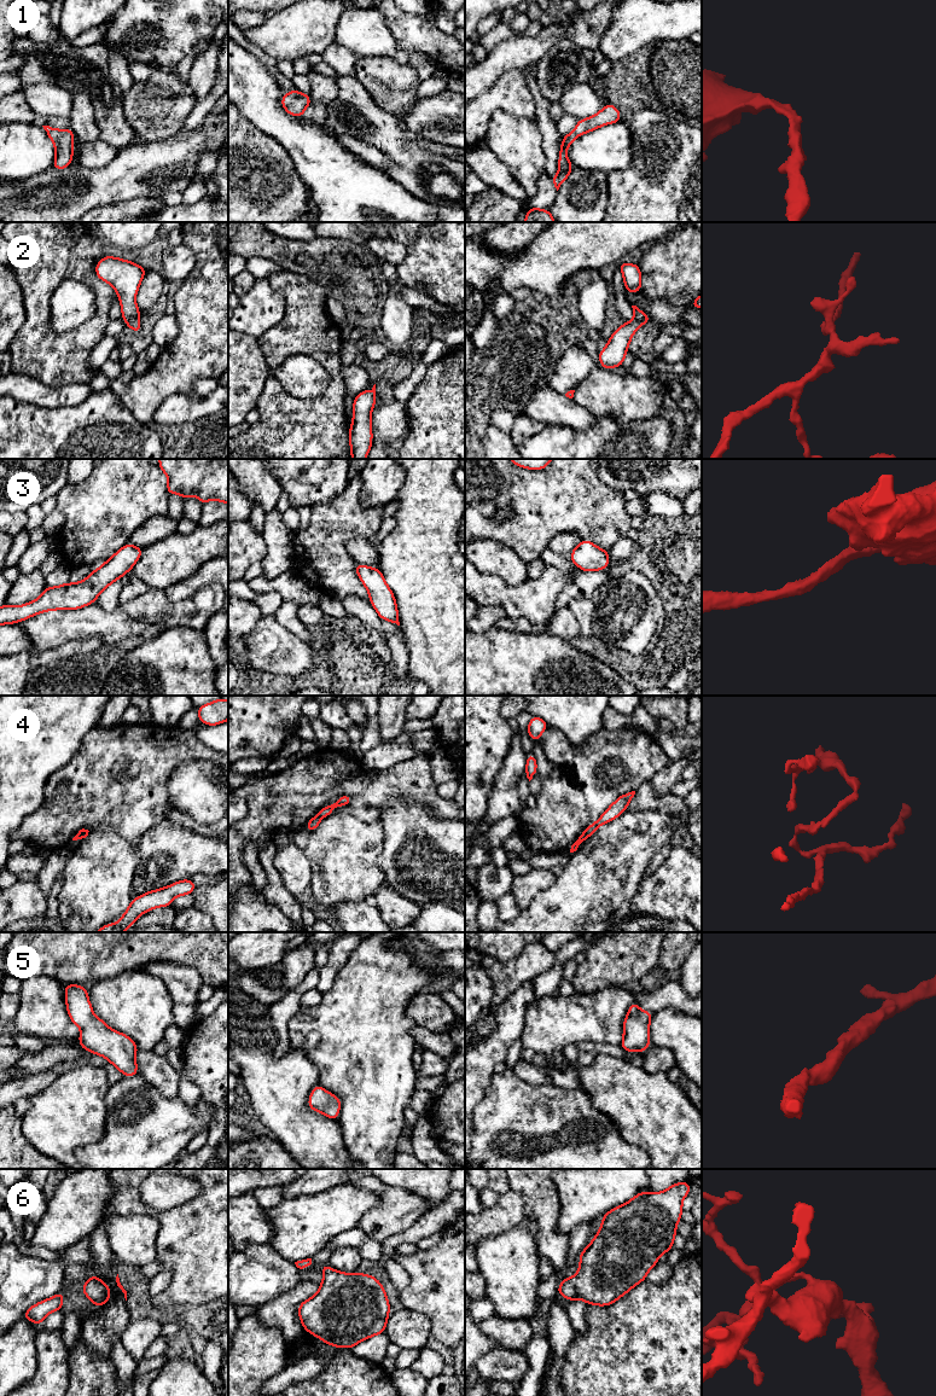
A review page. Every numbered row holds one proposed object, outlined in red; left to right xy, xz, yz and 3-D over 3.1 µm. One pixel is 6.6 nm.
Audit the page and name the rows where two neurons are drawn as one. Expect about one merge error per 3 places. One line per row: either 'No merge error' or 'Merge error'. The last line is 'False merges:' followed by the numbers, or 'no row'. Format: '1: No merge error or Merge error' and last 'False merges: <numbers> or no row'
1: No merge error
2: No merge error
3: No merge error
4: Merge error
5: No merge error
6: No merge error
False merges: 4

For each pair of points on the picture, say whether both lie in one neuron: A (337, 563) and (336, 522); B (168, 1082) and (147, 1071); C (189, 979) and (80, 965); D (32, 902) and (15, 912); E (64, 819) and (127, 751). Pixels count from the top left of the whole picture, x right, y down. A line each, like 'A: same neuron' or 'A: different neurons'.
A: same neuron
B: same neuron
C: different neurons
D: same neuron
E: same neuron

